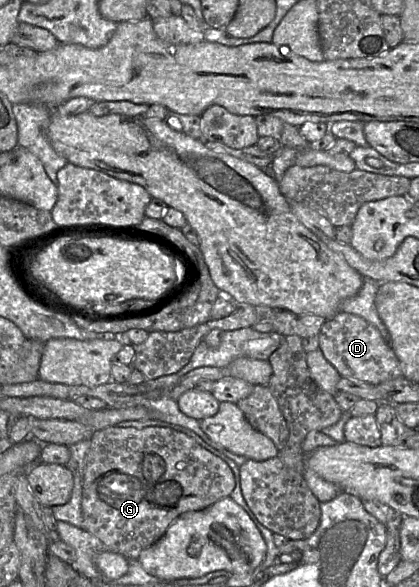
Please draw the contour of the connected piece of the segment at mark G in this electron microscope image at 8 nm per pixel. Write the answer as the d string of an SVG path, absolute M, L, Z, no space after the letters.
M110 426L94 432L90 439L90 447L85 458L82 485L82 513L85 521L85 530L99 538L110 551L122 554L128 560L137 560L140 553L156 543L181 514L194 510L202 510L224 497L230 497L235 488L235 484L235 476L229 465L184 433L167 427L145 427L138 429L133 427Z

